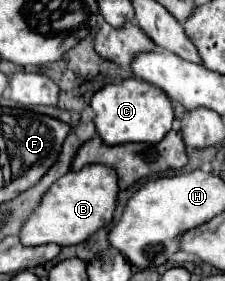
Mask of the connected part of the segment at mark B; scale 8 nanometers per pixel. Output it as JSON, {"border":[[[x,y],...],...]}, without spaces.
{"border":[[[86,165],[80,171],[68,171],[44,193],[40,205],[24,221],[18,239],[22,245],[56,243],[60,247],[66,247],[82,243],[94,231],[112,221],[116,195],[116,173],[112,173],[112,169],[108,169],[106,165]]]}

